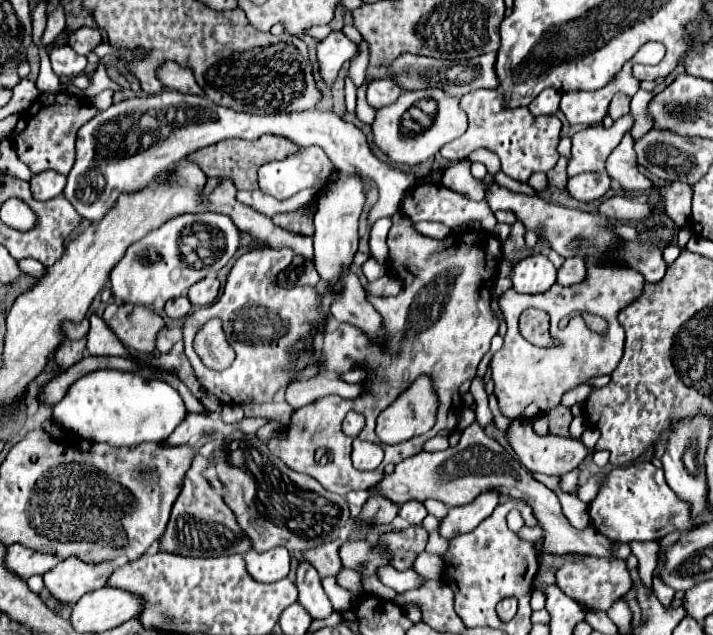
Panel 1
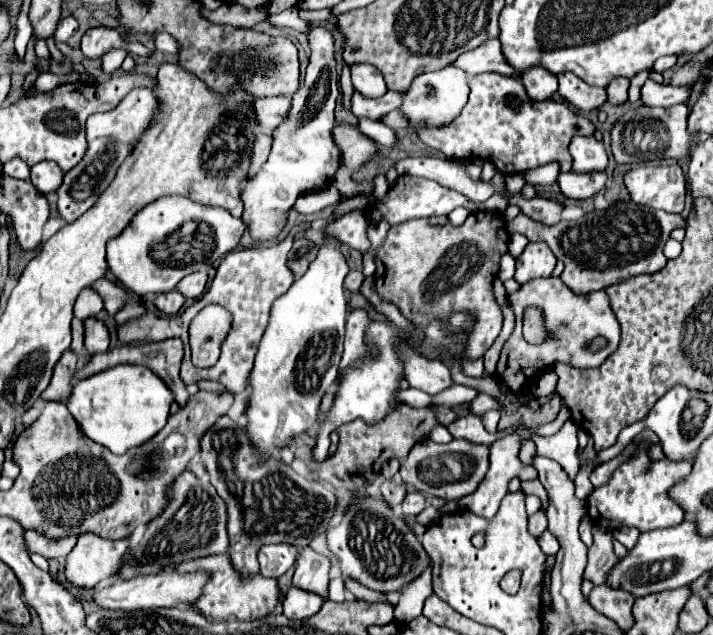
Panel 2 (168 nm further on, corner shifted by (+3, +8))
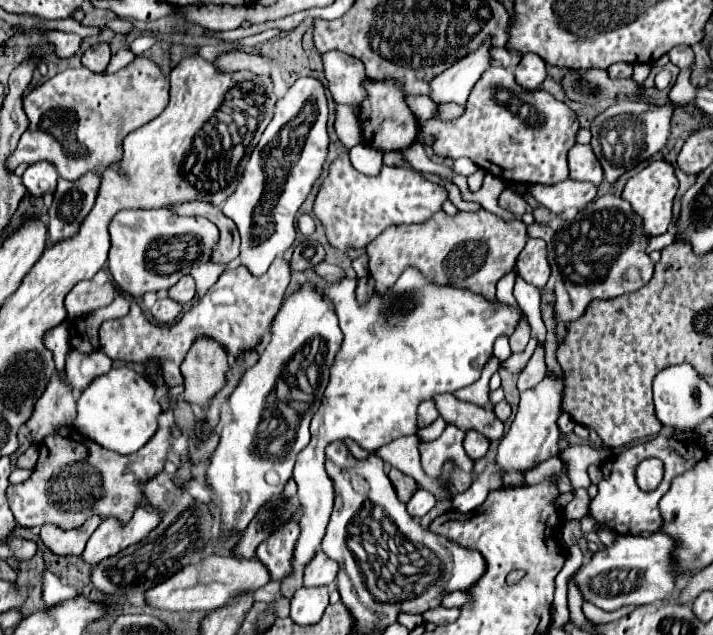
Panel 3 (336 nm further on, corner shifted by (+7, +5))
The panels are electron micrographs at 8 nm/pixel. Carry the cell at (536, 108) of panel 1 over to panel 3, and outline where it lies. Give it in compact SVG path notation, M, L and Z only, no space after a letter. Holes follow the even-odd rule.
M536 54L522 56L520 64L516 66L514 76L516 76L516 82L522 88L526 88L526 90L538 90L542 86L542 82L546 80L546 64Z

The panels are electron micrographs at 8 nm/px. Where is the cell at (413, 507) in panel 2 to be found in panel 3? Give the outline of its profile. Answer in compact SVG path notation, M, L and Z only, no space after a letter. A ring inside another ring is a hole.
M418 488L414 492L414 496L410 498L410 502L406 504L406 508L408 508L408 514L412 518L422 518L424 514L428 514L434 508L434 504L436 504L434 494L428 492L428 490L424 490L424 488Z

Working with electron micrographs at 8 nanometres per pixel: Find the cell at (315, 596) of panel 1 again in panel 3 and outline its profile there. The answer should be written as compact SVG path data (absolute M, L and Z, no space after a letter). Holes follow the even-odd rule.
M322 550L304 566L304 586L330 586L336 580L338 564L330 560Z

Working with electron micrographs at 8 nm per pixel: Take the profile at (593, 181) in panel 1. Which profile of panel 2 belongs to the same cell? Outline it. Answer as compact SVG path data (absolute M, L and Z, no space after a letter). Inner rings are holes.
M560 173L558 175L558 185L564 197L570 199L588 199L594 197L598 191L604 189L606 185L606 173Z

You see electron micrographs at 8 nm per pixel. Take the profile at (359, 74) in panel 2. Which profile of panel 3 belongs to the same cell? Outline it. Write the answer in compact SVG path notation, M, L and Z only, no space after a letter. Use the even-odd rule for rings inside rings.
M326 52L322 54L324 72L328 78L328 88L338 104L354 104L360 106L366 98L366 70L364 64L344 52Z

